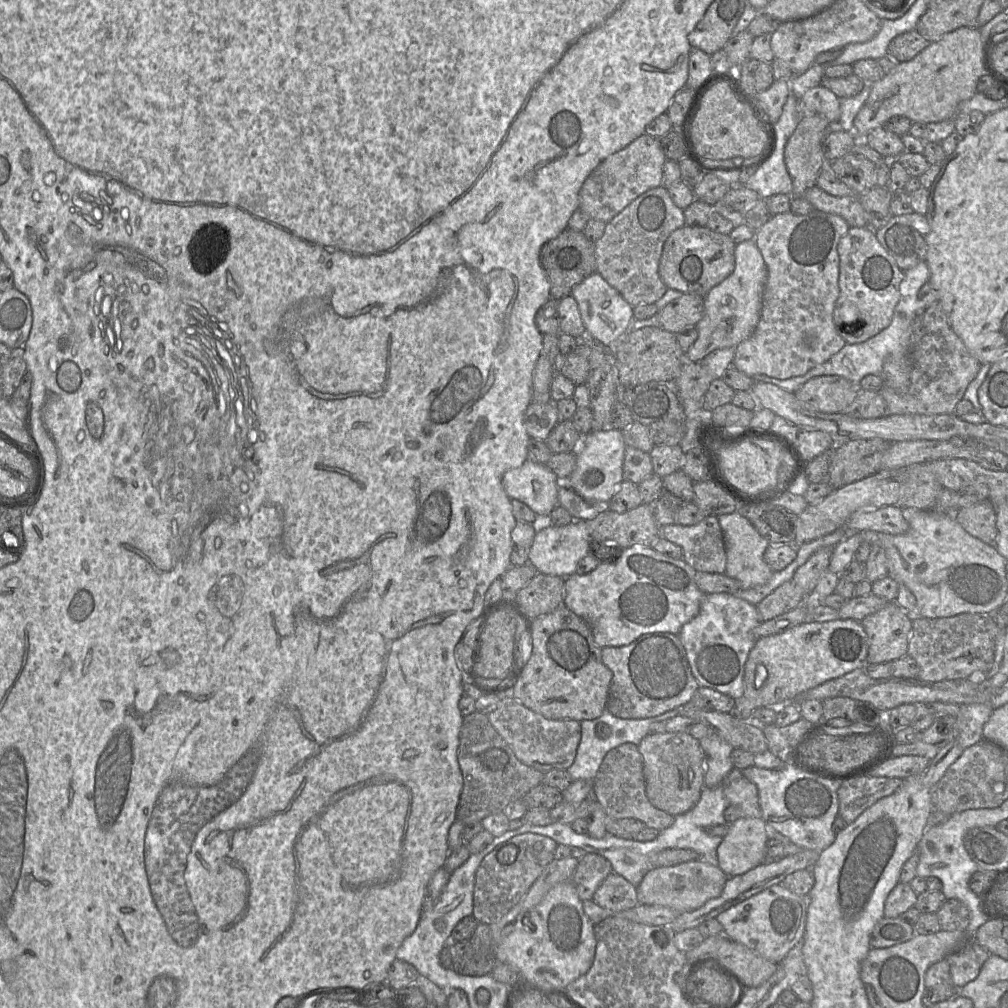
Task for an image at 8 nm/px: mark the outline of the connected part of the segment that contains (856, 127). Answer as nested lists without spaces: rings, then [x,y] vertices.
[[[960,27],[944,34],[930,44],[913,59],[900,62],[889,73],[871,86],[869,97],[854,118],[853,132],[863,139],[873,129],[882,127],[893,116],[905,116],[912,122],[932,123],[955,119],[958,105],[973,97],[977,91],[978,80],[983,75],[990,76],[988,67],[989,50],[983,44],[979,28]]]

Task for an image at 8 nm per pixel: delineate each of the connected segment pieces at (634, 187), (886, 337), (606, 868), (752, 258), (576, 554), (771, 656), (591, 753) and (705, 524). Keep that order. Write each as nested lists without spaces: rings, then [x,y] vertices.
[[[648,134],[640,135],[625,148],[605,158],[590,173],[579,191],[579,208],[590,219],[608,223],[638,196],[662,186],[666,160],[659,138]]]
[[[926,261],[920,262],[915,267],[905,271],[904,278],[900,284],[900,300],[895,307],[891,324],[879,334],[859,344],[846,344],[839,352],[830,357],[827,361],[812,368],[803,376],[789,379],[777,379],[765,374],[753,377],[754,382],[766,382],[774,384],[786,391],[795,393],[800,387],[812,378],[824,375],[837,375],[844,377],[854,385],[858,386],[860,381],[867,375],[881,376],[884,361],[894,351],[903,351],[909,360],[911,339],[914,334],[914,321],[922,314],[922,308],[918,300],[920,288],[929,281],[930,271]]]
[[[587,853],[579,860],[572,882],[582,901],[592,900],[599,885],[613,873],[611,863],[603,856]]]
[[[754,238],[736,244],[734,253],[734,271],[704,297],[704,314],[696,324],[698,337],[685,352],[686,362],[700,362],[716,349],[735,348],[753,334],[758,324],[767,281],[765,261]]]
[[[574,520],[564,526],[549,524],[536,531],[529,550],[528,564],[540,573],[566,578],[576,573],[579,561],[590,552],[591,541],[585,520]]]
[[[840,618],[827,622],[804,622],[781,633],[756,639],[754,646],[749,652],[747,661],[745,663],[744,694],[741,698],[736,700],[731,715],[740,720],[750,720],[752,711],[757,707],[779,707],[785,703],[794,702],[796,698],[798,698],[801,694],[808,691],[809,689],[819,686],[831,679],[841,677],[844,674],[851,672],[855,669],[864,668],[867,665],[868,648],[868,638],[861,622],[852,619]]]
[[[605,709],[601,716],[596,719],[580,721],[581,739],[577,748],[575,759],[567,770],[572,781],[593,781],[604,756],[609,750],[624,743],[638,745],[646,735],[652,732],[652,726],[656,722],[661,722],[678,715],[678,709],[673,709],[650,718],[622,719],[612,715]]]
[[[706,516],[692,526],[662,526],[661,537],[680,546],[682,559],[696,571],[725,573],[726,549],[717,516]]]

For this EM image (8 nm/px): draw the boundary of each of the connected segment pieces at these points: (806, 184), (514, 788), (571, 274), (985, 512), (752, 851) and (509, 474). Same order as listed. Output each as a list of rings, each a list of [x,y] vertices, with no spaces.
[[[820,114],[804,115],[787,141],[784,160],[792,179],[791,198],[803,197],[816,184],[820,171],[827,166],[823,142],[831,124]]]
[[[473,712],[463,717],[457,755],[463,776],[463,788],[456,810],[456,820],[463,824],[481,822],[485,817],[503,812],[505,807],[543,782],[543,773],[517,759],[507,742],[490,723],[488,716]]]
[[[568,227],[542,246],[539,257],[541,266],[550,283],[550,296],[556,300],[570,295],[576,285],[596,272],[594,243],[582,231]]]
[[[989,499],[959,509],[954,517],[966,532],[995,548],[996,513]]]
[[[742,817],[729,824],[729,831],[717,848],[718,867],[728,876],[742,875],[767,859],[767,824],[762,818]]]
[[[526,460],[520,467],[506,471],[502,485],[510,499],[516,499],[529,506],[539,517],[549,517],[558,503],[559,479],[545,464]]]

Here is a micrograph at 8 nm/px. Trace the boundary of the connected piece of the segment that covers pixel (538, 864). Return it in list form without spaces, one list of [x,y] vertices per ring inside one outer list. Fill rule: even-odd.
[[[523,833],[498,844],[488,853],[475,873],[473,916],[477,921],[488,925],[496,923],[517,905],[546,866],[555,859],[557,845],[548,836]]]

